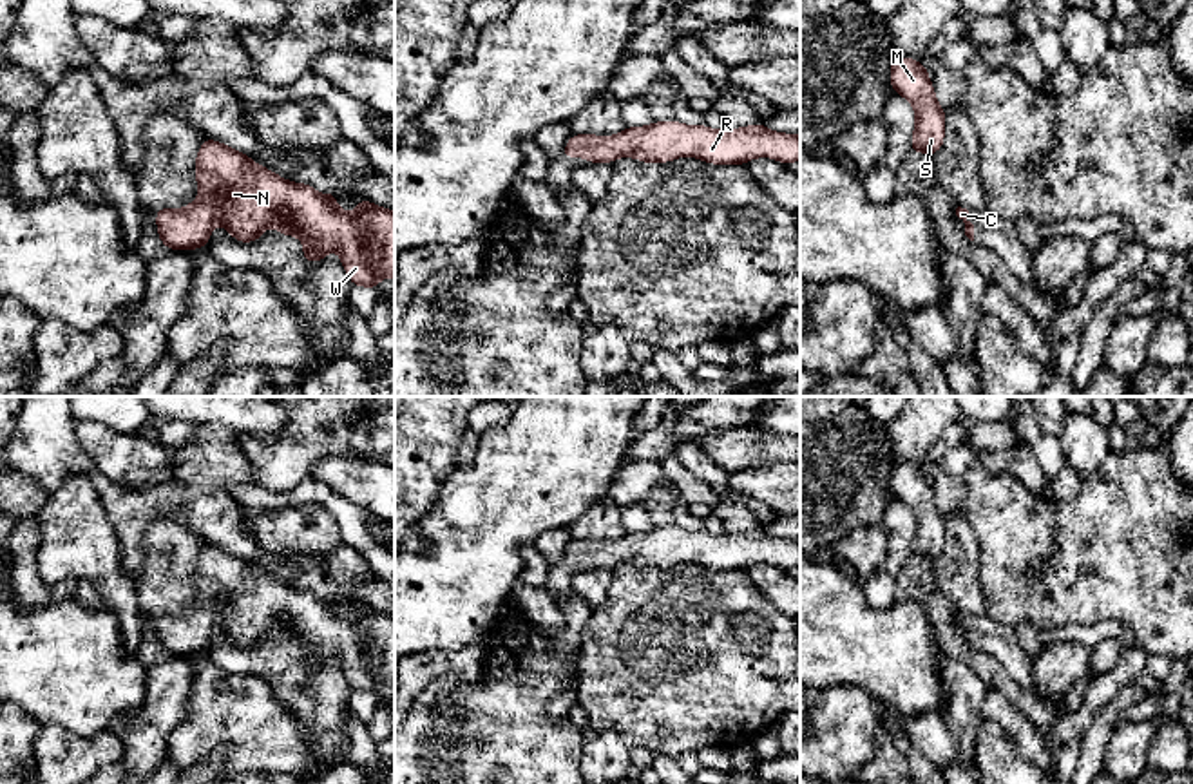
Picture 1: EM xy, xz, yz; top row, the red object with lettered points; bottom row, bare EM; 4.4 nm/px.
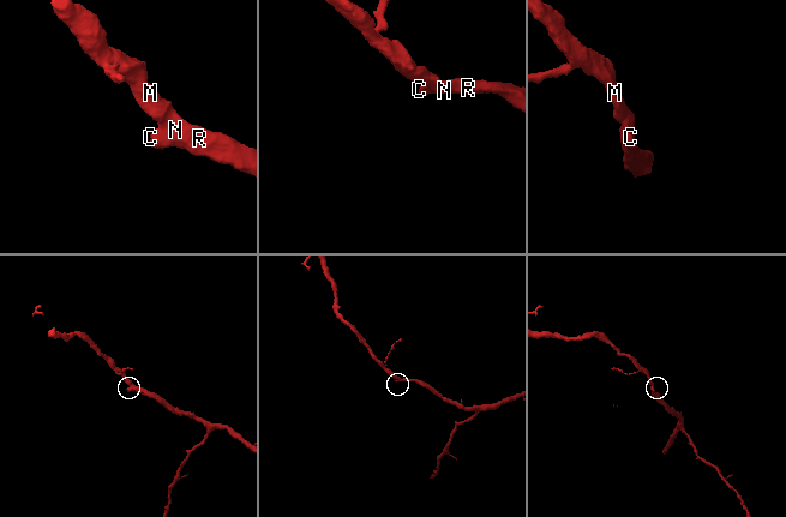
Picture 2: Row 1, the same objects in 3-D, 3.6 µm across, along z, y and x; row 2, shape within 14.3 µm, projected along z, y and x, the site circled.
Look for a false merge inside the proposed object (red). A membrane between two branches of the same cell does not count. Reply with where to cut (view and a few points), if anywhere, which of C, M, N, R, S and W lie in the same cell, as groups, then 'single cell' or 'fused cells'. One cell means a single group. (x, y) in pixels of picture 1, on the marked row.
no cut | C M N R S W | single cell

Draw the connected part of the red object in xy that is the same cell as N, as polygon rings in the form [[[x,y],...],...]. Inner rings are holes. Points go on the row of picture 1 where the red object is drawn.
[[[212,138],[203,141],[196,156],[196,183],[199,194],[190,205],[174,210],[154,210],[157,215],[157,235],[168,250],[197,250],[206,246],[215,225],[221,225],[235,241],[241,243],[259,241],[268,228],[275,226],[281,235],[295,235],[304,244],[302,257],[308,263],[320,263],[329,252],[337,252],[353,286],[377,290],[382,277],[395,281],[395,212],[389,208],[364,199],[355,205],[351,214],[348,214],[339,206],[333,192],[322,196],[308,183],[288,181],[266,167],[257,165],[250,156]],[[362,232],[367,235],[371,250],[380,257],[377,264],[369,261],[367,250],[360,243]]]

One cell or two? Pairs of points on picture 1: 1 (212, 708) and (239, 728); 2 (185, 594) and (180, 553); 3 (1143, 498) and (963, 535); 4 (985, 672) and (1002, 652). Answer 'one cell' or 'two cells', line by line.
1: one cell
2: one cell
3: two cells
4: two cells

